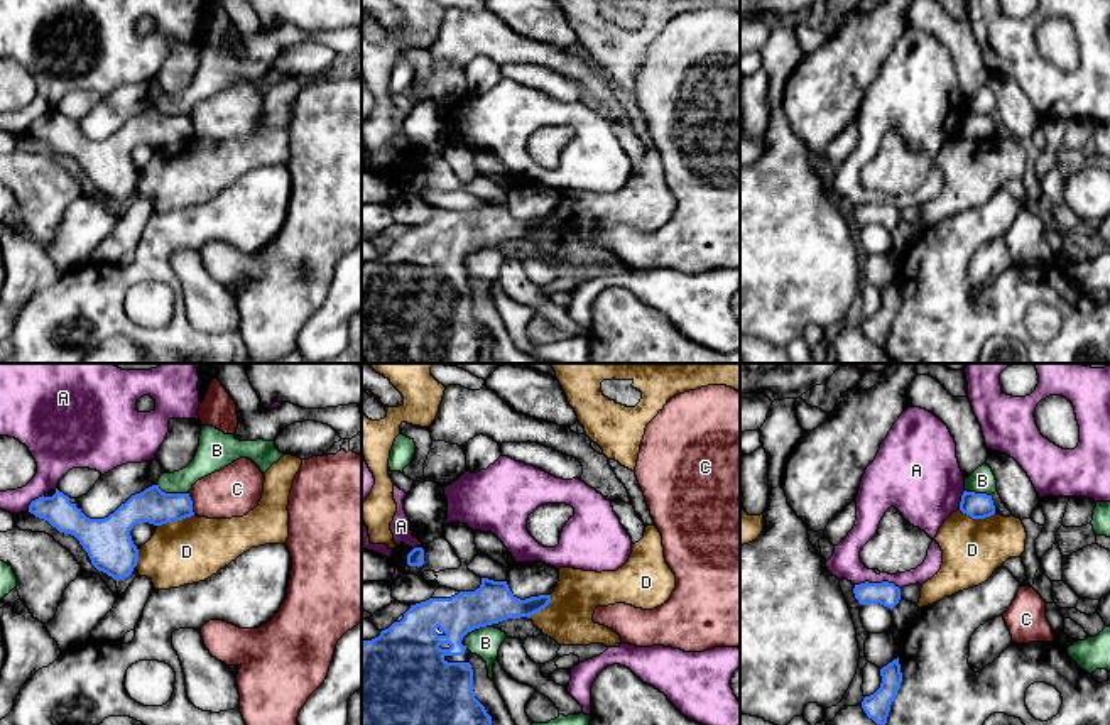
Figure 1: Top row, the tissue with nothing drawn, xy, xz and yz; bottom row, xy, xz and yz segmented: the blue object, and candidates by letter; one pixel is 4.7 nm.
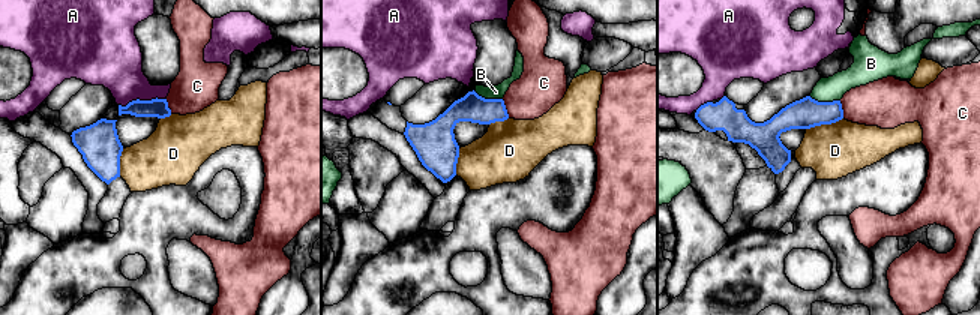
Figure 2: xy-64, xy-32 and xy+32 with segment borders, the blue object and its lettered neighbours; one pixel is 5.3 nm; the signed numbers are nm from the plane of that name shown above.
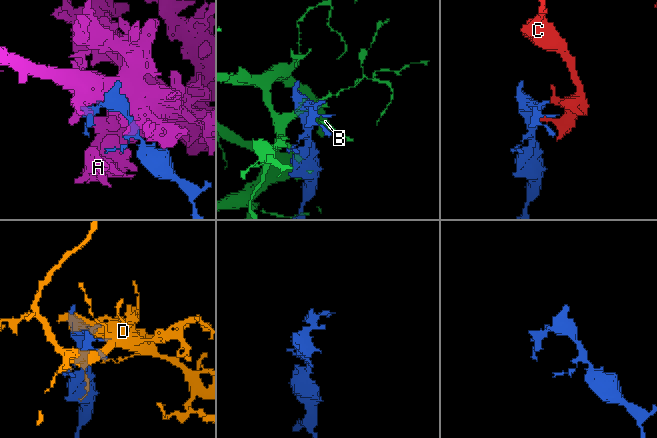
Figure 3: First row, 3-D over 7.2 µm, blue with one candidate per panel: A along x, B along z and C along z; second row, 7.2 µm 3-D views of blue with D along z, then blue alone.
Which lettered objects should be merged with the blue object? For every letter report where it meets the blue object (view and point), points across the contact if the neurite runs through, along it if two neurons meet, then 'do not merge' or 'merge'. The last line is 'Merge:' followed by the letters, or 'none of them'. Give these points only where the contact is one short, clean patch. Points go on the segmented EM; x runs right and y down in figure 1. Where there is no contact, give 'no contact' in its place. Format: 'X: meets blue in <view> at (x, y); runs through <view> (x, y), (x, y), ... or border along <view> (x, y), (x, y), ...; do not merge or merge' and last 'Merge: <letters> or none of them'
A: meets blue in yz at (877, 583); do not merge
B: meets blue in xy at (173, 494); do not merge
C: meets blue in xy at (191, 504); border along xy (188, 494), (195, 514); do not merge
D: meets blue in xy at (174, 519); do not merge
Merge: none of them

